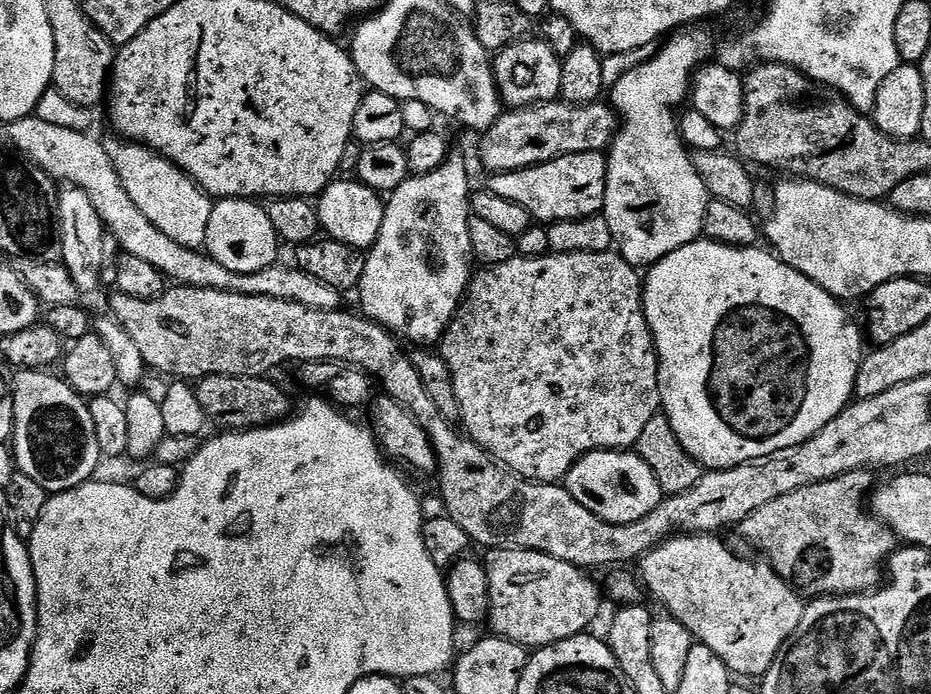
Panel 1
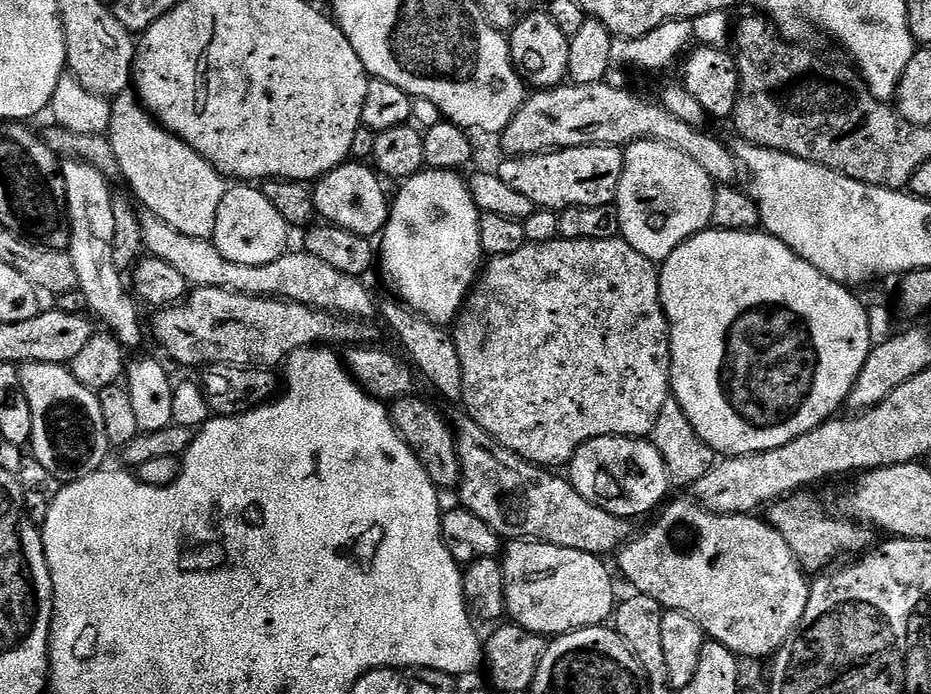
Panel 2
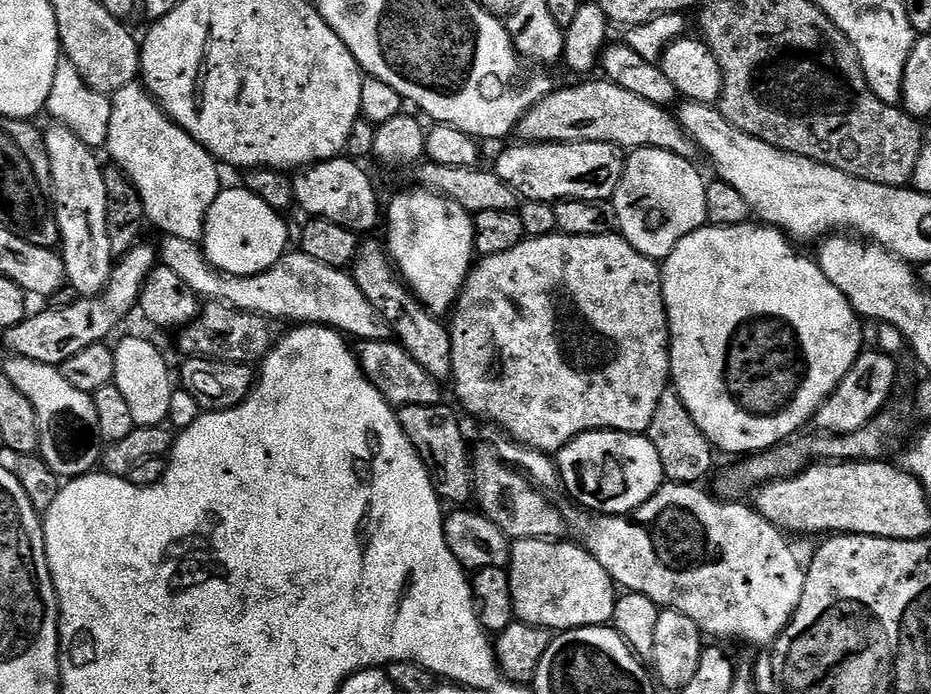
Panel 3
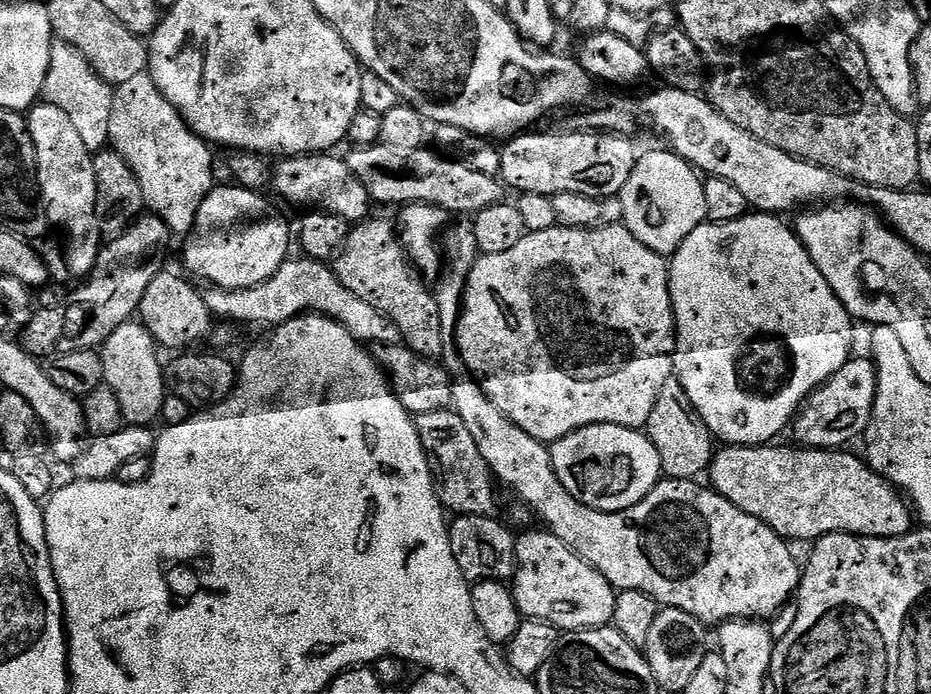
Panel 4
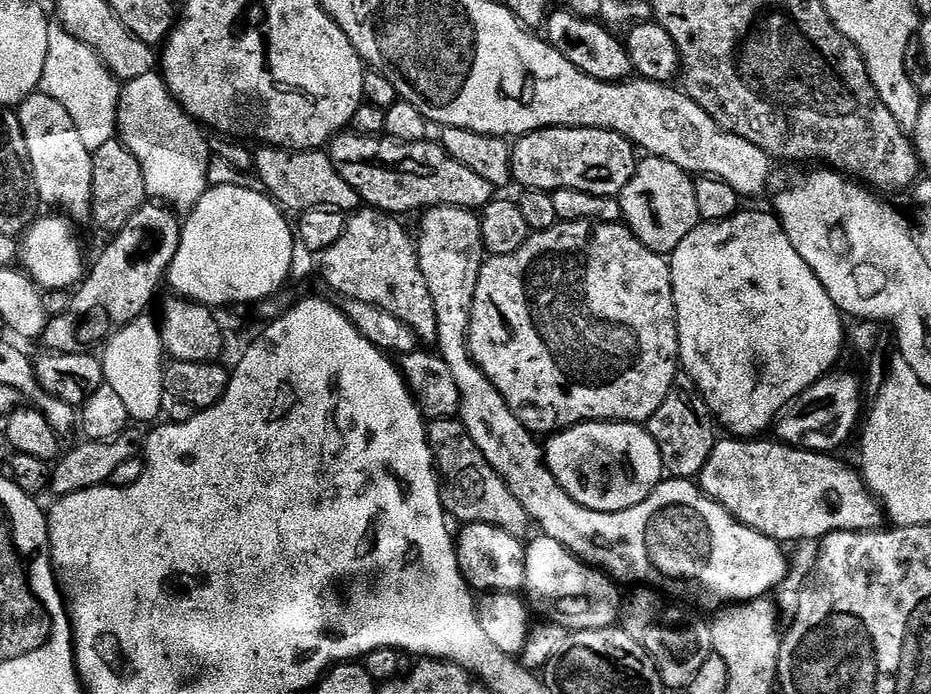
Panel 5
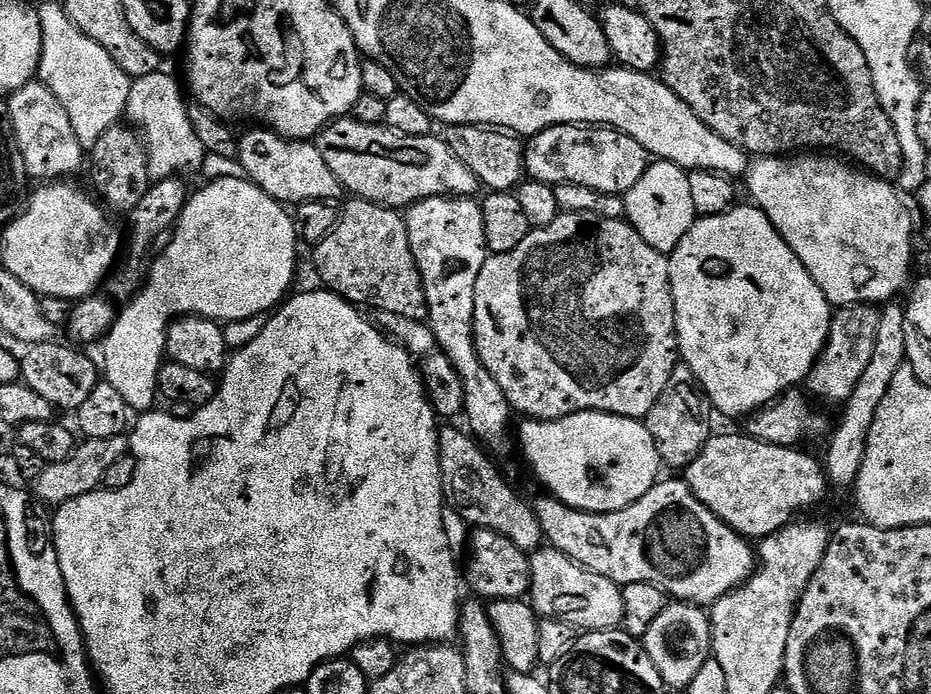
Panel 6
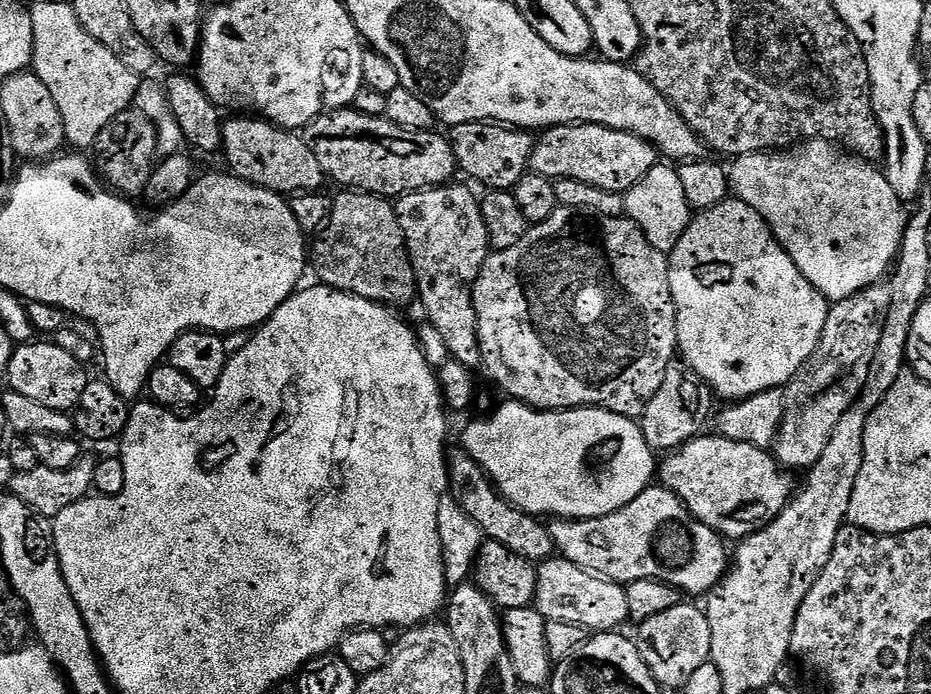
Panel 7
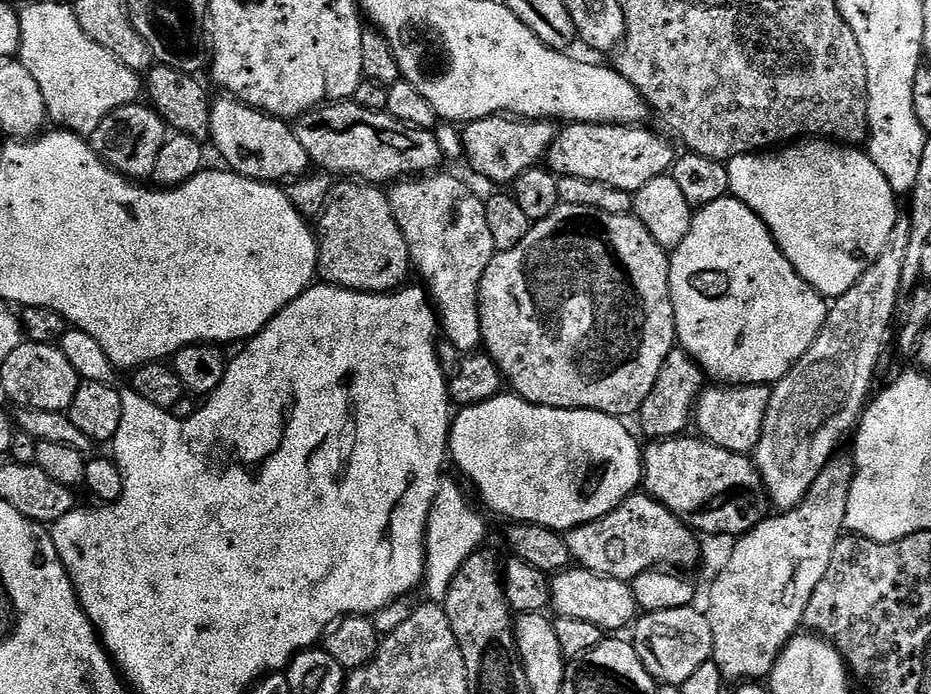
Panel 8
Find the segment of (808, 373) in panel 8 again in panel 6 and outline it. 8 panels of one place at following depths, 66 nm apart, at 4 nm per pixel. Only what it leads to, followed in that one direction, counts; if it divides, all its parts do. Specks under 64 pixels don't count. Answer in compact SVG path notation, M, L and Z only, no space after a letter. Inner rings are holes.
M853 304L839 309L833 315L832 329L828 331L828 343L825 344L812 373L808 375L806 388L824 400L847 402L858 386L858 378L866 371L870 357L874 355L874 342L878 338L878 322L881 309L870 304Z

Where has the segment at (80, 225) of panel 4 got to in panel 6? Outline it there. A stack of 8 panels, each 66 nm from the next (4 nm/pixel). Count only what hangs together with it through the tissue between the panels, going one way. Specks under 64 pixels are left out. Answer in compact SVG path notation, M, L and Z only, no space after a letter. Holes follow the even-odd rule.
M33 80L7 97L8 117L12 120L14 134L18 138L18 150L26 162L29 177L36 182L60 182L85 167L86 149L78 142L74 126L70 126L70 114L62 107L62 102L54 98L48 87Z

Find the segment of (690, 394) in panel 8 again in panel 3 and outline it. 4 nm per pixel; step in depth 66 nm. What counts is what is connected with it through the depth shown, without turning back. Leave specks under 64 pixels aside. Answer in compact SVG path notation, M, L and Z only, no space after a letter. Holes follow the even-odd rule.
M665 394L660 397L654 410L654 418L646 433L646 440L656 451L656 460L661 473L674 484L699 485L700 479L712 468L712 443L698 430L694 418L688 412L688 404L675 394Z

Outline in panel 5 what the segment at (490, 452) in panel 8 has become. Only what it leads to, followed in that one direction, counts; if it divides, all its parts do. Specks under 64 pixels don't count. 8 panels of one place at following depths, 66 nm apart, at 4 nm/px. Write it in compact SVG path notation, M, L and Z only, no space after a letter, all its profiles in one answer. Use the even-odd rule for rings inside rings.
M623 422L575 424L547 437L543 445L548 468L562 490L583 508L617 512L638 506L665 479L662 454L647 427Z

